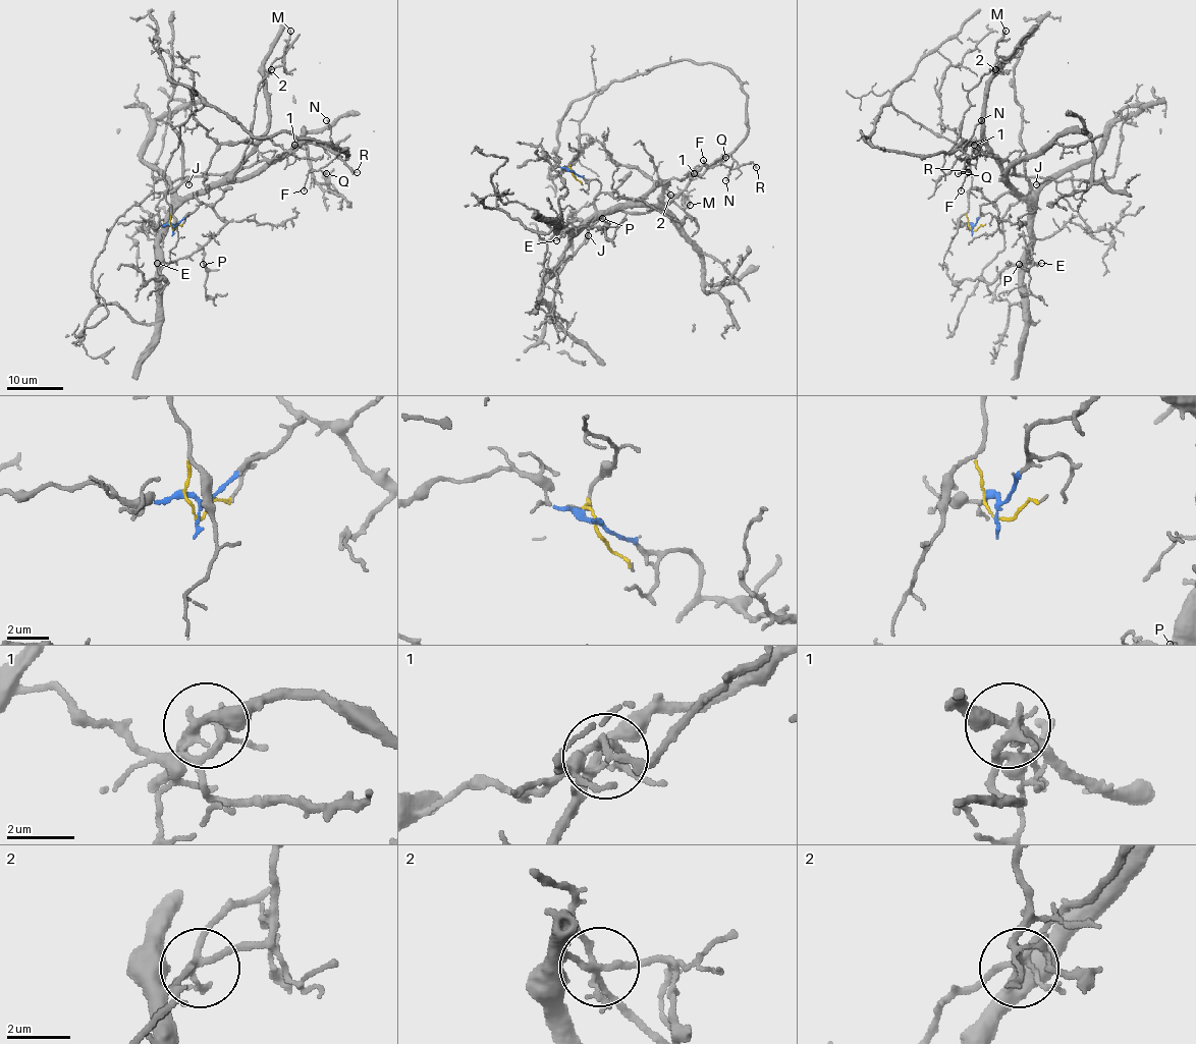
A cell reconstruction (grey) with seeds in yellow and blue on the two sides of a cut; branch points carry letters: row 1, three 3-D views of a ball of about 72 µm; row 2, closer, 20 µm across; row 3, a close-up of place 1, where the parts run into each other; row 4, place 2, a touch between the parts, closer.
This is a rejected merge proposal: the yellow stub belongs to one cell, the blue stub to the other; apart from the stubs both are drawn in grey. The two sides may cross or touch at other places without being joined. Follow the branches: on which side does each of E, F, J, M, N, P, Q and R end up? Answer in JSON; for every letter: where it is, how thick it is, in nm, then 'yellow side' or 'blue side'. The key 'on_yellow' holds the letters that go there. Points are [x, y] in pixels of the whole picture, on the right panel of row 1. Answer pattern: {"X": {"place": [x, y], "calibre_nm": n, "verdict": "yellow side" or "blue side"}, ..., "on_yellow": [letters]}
{"E": {"place": [1041, 263], "calibre_nm": 160, "verdict": "blue side"}, "F": {"place": [961, 190], "calibre_nm": 110, "verdict": "yellow side"}, "J": {"place": [1036, 184], "calibre_nm": 130, "verdict": "yellow side"}, "M": {"place": [1006, 31], "calibre_nm": 200, "verdict": "blue side"}, "N": {"place": [981, 120], "calibre_nm": 120, "verdict": "yellow side"}, "P": {"place": [1019, 264], "calibre_nm": 160, "verdict": "blue side"}, "Q": {"place": [958, 173], "calibre_nm": 140, "verdict": "yellow side"}, "R": {"place": [968, 172], "calibre_nm": 110, "verdict": "yellow side"}, "on_yellow": ["F", "J", "N", "Q", "R"]}

